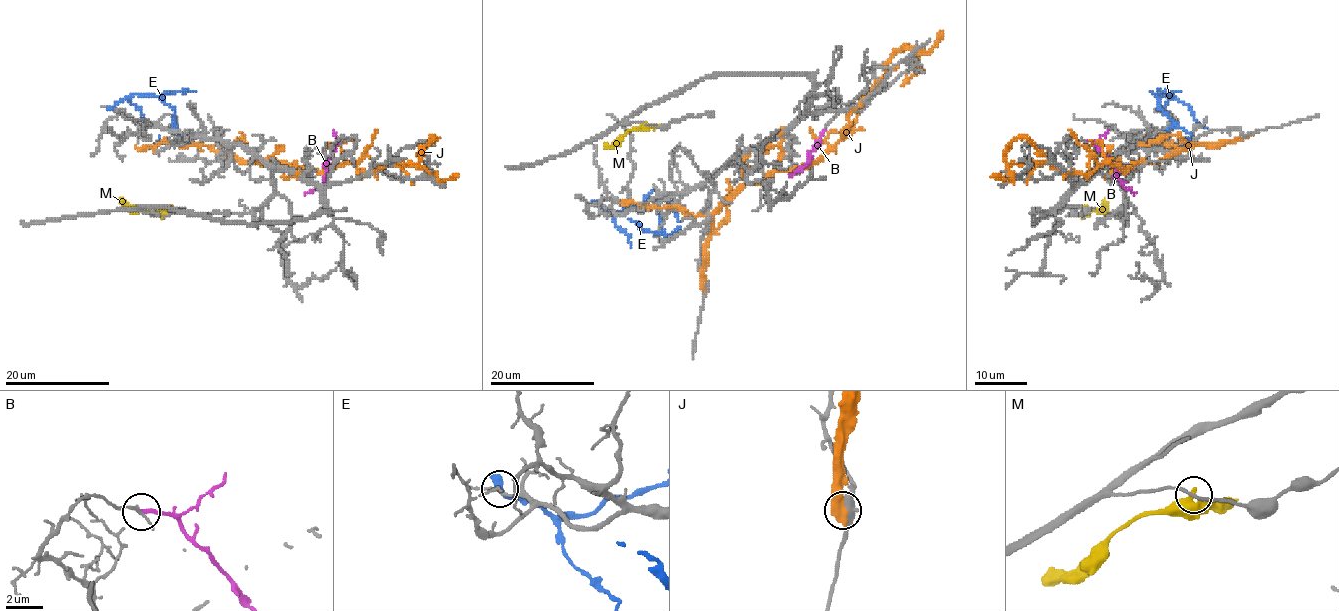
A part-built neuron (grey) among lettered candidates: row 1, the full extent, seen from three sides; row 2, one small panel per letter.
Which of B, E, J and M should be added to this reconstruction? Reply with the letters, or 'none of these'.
none of these

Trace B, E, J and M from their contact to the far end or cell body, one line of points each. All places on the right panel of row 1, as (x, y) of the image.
B: (1083, 141), (1091, 141), (1116, 169), (1120, 182), (1135, 193)
E: (1163, 108), (1171, 94), (1161, 95), (1158, 107), (1190, 134), (1189, 143), (1178, 145)
J: (1247, 136), (1176, 150), (1124, 171), (1103, 163), (1089, 173), (1009, 164), (1004, 150), (1027, 138), (1046, 156)
M: (1083, 216), (1089, 211), (1098, 211), (1107, 199)

